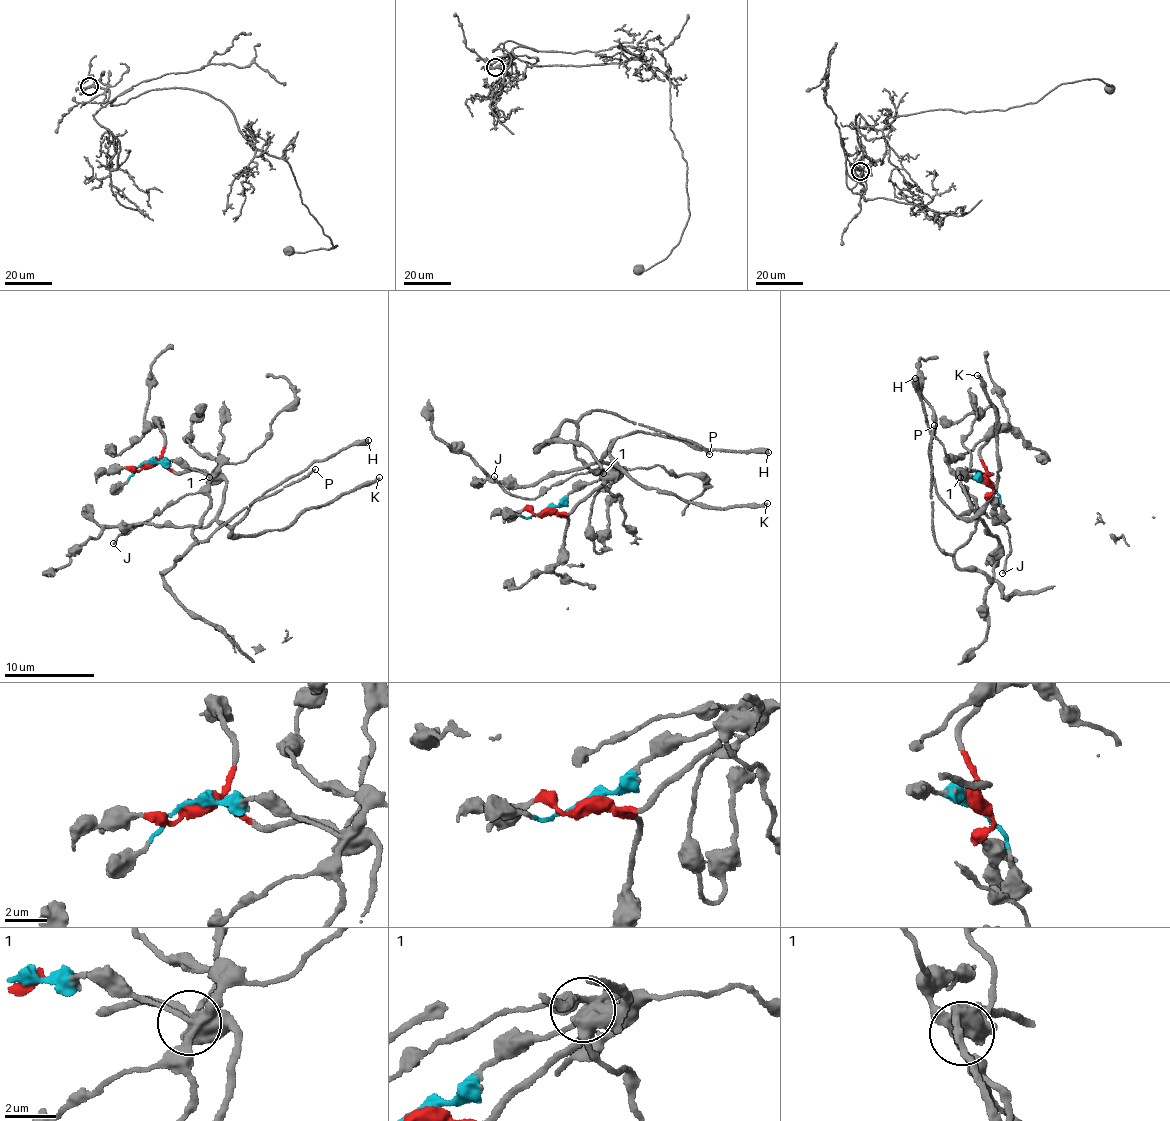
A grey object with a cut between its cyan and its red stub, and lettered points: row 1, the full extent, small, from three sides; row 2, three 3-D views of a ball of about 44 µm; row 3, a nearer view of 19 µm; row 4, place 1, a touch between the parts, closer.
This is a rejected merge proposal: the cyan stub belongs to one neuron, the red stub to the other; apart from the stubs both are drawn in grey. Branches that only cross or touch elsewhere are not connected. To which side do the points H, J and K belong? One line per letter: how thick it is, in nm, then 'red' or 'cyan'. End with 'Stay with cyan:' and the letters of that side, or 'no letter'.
H: 480 nm | red
J: 170 nm | cyan
K: 220 nm | red
Stay with cyan: J

